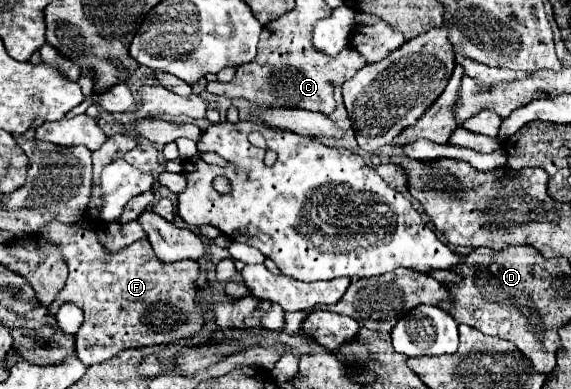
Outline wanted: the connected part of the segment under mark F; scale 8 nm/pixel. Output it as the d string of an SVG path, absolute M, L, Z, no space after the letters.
M47 223L39 229L39 235L59 249L69 269L63 291L49 305L51 313L57 313L59 303L65 301L77 303L85 313L85 321L77 333L77 357L85 365L103 363L129 349L191 339L205 325L205 311L195 283L199 277L199 265L195 261L185 259L163 265L155 259L147 239L111 253L103 247L95 231L89 231L79 223Z

